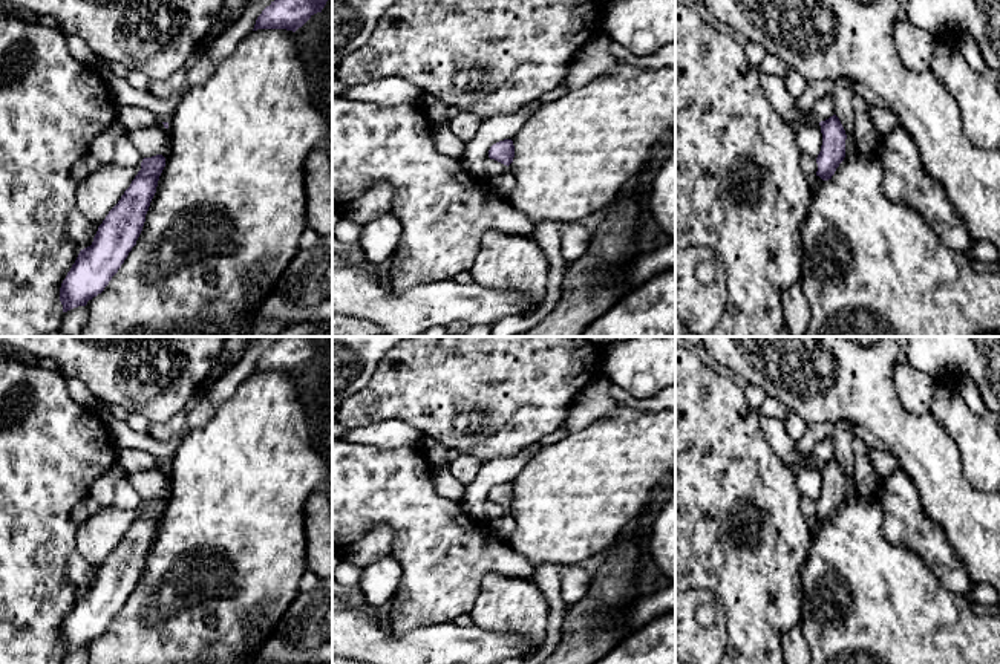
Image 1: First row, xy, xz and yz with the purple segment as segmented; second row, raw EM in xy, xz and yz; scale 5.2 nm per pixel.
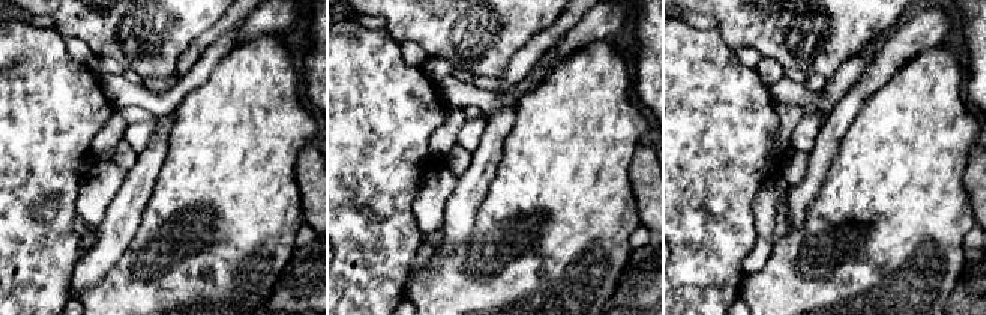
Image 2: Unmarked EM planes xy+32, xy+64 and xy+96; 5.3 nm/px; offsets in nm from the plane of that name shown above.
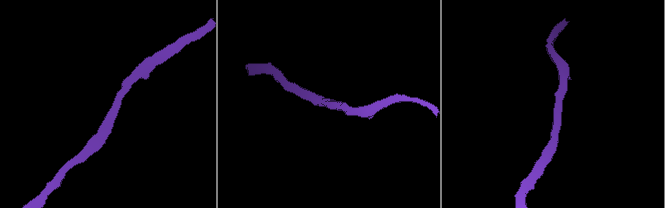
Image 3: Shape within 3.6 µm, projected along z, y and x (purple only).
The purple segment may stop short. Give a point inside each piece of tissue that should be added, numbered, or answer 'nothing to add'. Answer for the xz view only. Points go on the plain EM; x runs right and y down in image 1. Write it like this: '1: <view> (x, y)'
nothing to add

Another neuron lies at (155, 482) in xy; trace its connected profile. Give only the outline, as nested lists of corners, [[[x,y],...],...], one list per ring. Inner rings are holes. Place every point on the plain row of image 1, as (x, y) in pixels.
[[[162,465],[155,468],[127,474],[129,482],[142,500],[162,497],[165,502],[172,493],[172,480],[168,471]]]

